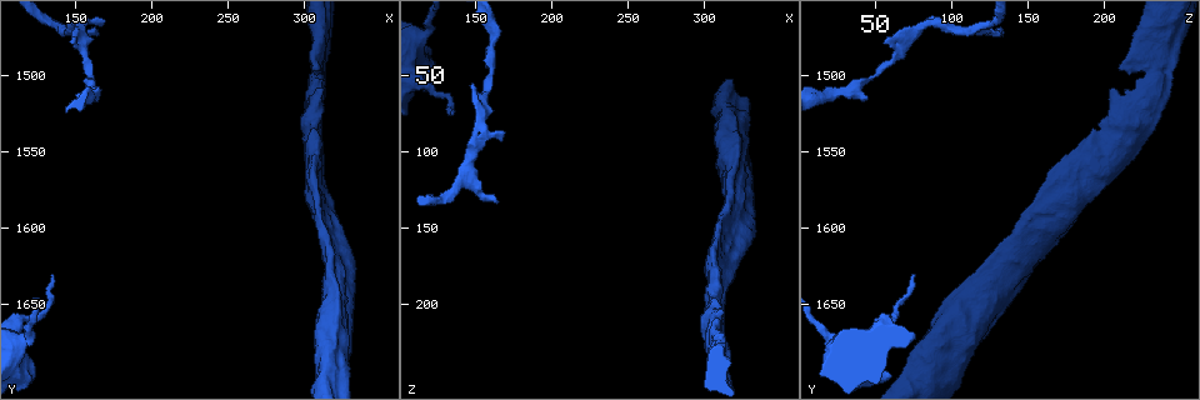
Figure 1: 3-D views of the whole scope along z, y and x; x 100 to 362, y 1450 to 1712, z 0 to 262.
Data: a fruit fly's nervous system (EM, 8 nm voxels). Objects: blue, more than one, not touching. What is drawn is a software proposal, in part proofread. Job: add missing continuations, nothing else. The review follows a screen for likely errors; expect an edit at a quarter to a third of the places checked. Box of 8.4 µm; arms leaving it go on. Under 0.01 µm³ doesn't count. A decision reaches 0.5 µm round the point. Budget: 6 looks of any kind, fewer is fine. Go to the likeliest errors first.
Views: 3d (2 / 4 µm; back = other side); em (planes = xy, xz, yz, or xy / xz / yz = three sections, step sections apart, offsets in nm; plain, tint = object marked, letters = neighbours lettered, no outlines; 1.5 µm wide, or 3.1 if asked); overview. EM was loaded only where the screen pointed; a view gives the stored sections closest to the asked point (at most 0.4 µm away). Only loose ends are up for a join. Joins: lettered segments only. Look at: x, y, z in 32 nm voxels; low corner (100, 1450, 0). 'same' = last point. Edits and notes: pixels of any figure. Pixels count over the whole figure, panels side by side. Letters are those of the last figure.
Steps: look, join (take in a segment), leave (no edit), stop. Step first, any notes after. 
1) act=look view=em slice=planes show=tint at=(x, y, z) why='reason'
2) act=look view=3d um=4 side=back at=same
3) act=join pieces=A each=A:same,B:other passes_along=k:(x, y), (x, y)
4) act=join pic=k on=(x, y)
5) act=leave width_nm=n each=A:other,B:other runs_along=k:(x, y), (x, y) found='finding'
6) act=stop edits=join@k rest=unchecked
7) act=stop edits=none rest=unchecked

act=look view=3d um=4 at=(164, 1472, 132) why='branch stops here'

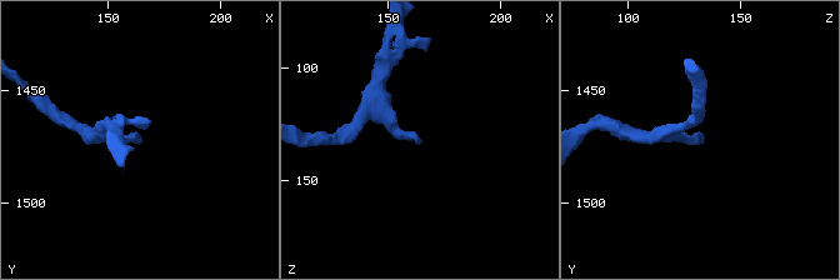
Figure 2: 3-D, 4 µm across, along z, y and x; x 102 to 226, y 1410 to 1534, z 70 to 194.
act=look view=em slice=yz step=4 show=tint at=(163, 1471, 134) why='need the tissue'

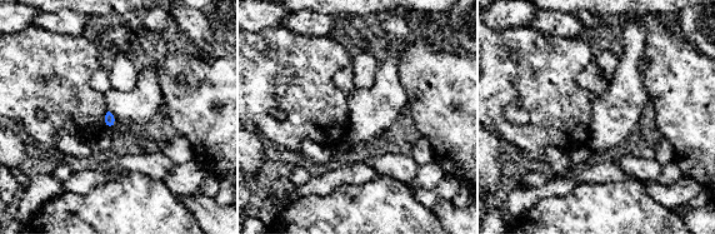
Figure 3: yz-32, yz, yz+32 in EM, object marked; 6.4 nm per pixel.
act=look view=em slice=planes show=letters at=same why='another direction'

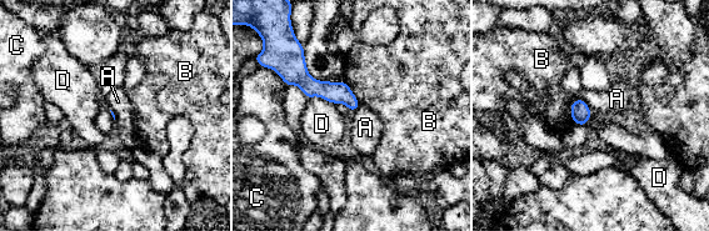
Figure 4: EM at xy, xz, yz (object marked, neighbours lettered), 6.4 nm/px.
act=leave longest_contact=D:190nm each=A:other,B:other,C:other,D:other border=4:(579, 98), (592, 111) found='no lettered segment goes on from it'

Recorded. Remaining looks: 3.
act=look view=3d um=2 at=(306, 1556, 170) why='stops while still wide'

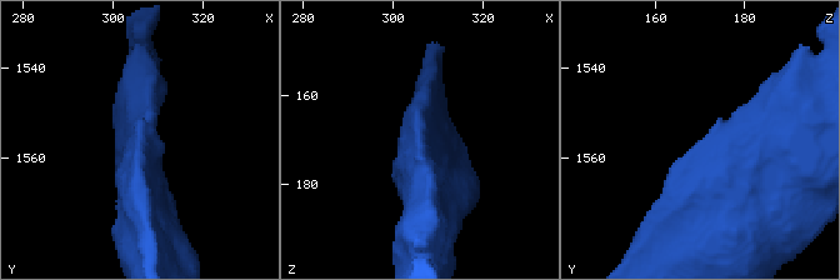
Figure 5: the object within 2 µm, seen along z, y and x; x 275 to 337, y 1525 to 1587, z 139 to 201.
act=look view=em slice=yz step=8 show=letters at=(306, 1557, 169)

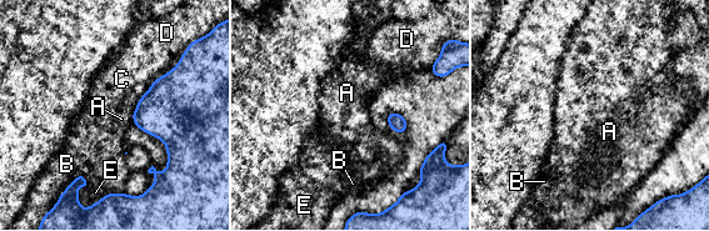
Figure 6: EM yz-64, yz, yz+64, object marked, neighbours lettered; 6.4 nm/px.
act=leave each=A:other,B:other,C:other,D:other,E:other border=6:(145, 93), (130, 116) found='no lettered segment goes on from it'

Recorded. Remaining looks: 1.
act=stop edits=none rest=unchecked

